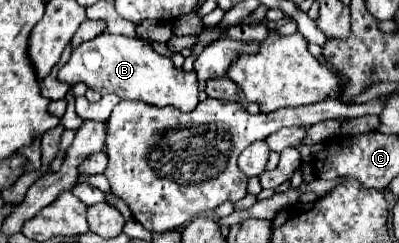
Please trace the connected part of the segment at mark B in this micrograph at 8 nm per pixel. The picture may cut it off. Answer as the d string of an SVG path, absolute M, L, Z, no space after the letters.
M102 32L90 42L82 42L72 50L70 60L58 70L58 80L74 86L84 82L100 94L116 94L120 100L136 100L152 106L174 106L180 112L190 112L198 106L198 80L194 72L184 72L172 66L172 60L160 56L148 42L134 36L114 36Z

